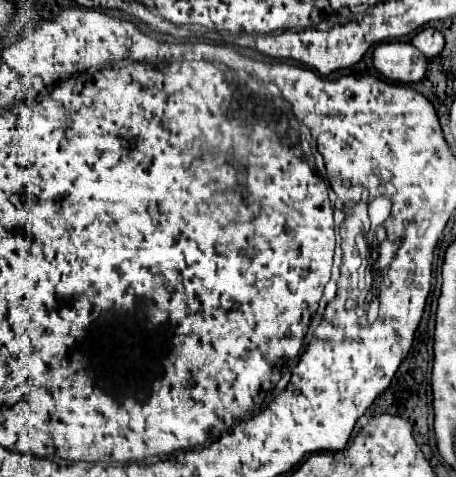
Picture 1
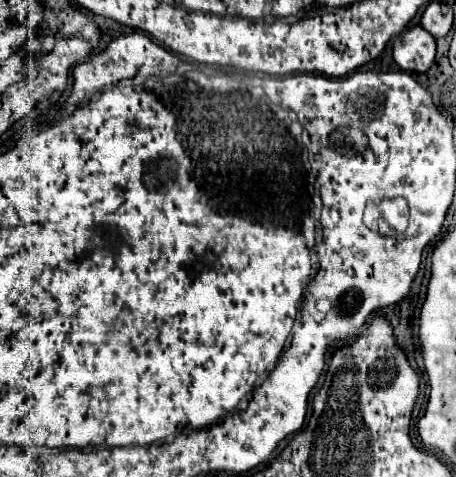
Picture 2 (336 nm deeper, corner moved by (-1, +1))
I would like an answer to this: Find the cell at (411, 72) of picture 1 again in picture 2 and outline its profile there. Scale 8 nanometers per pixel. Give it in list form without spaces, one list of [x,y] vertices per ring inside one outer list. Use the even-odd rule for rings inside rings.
[[[418,25],[396,37],[392,45],[392,53],[394,53],[396,65],[402,71],[426,73],[434,63],[436,39]]]

